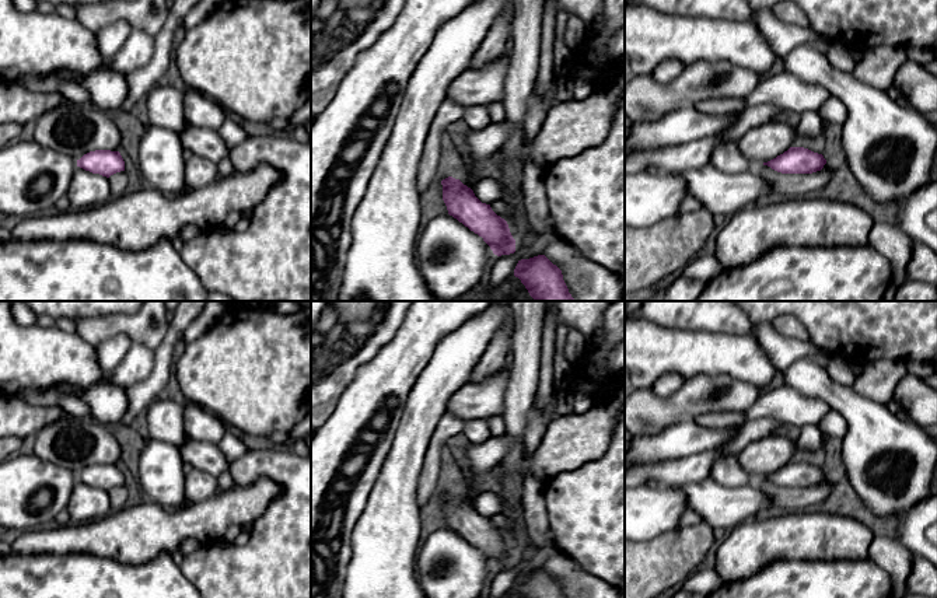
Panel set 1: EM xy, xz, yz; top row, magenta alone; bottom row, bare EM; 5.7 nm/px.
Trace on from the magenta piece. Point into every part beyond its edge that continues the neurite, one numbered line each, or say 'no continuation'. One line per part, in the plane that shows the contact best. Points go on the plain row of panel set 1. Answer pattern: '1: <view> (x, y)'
no continuation

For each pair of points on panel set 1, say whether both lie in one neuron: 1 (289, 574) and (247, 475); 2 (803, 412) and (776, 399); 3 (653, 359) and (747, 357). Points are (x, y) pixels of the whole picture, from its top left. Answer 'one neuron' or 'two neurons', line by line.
1: one neuron
2: one neuron
3: one neuron

